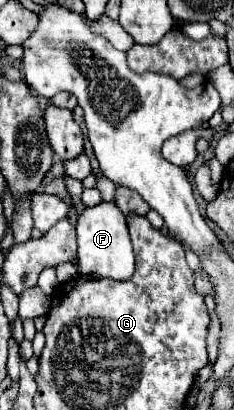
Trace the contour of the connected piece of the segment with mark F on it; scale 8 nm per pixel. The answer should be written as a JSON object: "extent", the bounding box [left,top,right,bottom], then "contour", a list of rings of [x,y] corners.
{"extent":[77,201,135,279],"contour":[[[115,201],[111,203],[101,203],[97,207],[85,209],[79,215],[77,221],[77,253],[79,253],[79,265],[81,265],[81,275],[99,279],[131,279],[135,271],[135,257],[133,257],[133,247],[131,239],[127,233],[127,223],[125,215],[117,207]]]}

